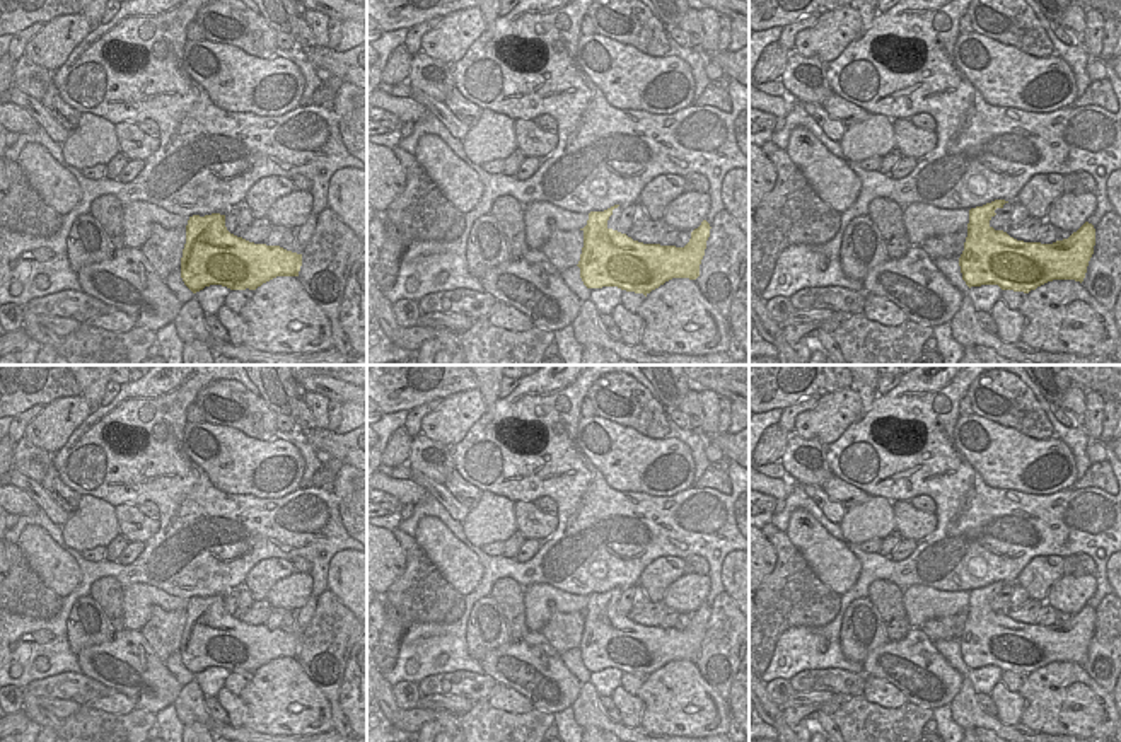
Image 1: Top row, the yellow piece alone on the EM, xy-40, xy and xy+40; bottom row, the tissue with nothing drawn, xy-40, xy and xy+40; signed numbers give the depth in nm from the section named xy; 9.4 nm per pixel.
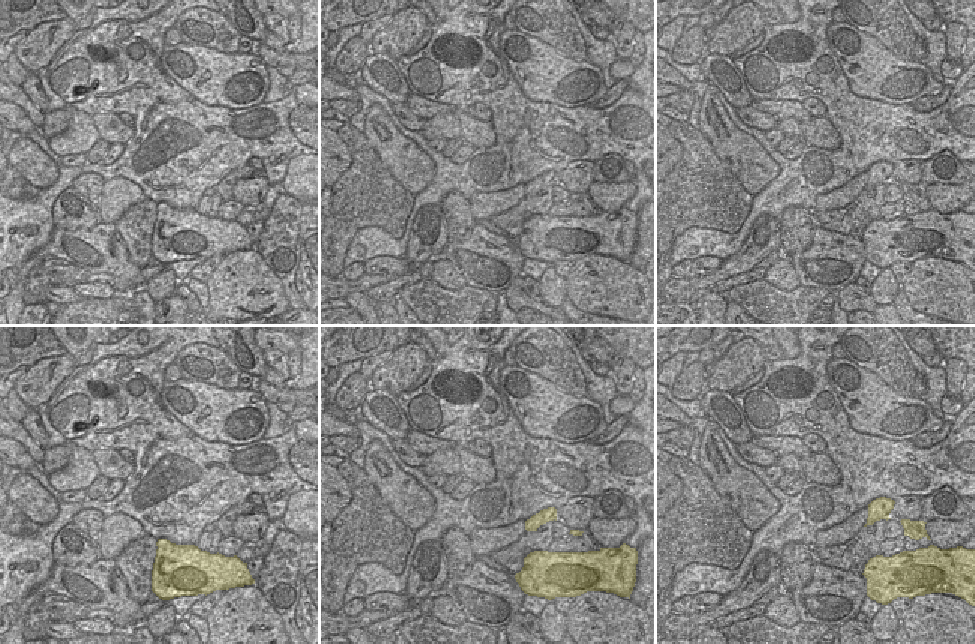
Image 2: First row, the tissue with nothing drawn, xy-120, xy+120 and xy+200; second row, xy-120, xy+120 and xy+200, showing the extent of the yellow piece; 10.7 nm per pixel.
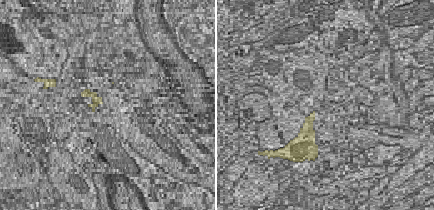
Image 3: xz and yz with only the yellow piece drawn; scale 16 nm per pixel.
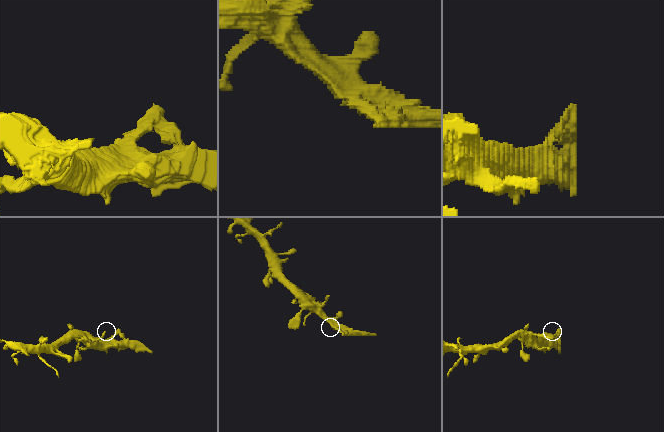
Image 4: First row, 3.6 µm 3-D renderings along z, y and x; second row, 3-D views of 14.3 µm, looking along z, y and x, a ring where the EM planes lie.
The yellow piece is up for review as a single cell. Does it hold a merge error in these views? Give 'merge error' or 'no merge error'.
merge error

